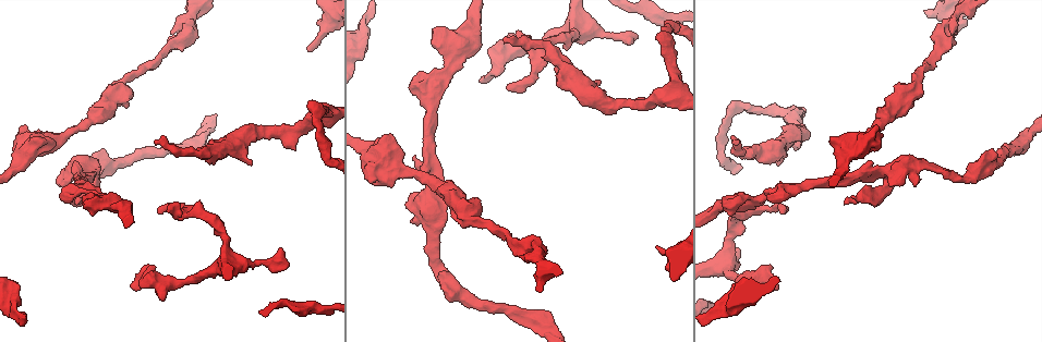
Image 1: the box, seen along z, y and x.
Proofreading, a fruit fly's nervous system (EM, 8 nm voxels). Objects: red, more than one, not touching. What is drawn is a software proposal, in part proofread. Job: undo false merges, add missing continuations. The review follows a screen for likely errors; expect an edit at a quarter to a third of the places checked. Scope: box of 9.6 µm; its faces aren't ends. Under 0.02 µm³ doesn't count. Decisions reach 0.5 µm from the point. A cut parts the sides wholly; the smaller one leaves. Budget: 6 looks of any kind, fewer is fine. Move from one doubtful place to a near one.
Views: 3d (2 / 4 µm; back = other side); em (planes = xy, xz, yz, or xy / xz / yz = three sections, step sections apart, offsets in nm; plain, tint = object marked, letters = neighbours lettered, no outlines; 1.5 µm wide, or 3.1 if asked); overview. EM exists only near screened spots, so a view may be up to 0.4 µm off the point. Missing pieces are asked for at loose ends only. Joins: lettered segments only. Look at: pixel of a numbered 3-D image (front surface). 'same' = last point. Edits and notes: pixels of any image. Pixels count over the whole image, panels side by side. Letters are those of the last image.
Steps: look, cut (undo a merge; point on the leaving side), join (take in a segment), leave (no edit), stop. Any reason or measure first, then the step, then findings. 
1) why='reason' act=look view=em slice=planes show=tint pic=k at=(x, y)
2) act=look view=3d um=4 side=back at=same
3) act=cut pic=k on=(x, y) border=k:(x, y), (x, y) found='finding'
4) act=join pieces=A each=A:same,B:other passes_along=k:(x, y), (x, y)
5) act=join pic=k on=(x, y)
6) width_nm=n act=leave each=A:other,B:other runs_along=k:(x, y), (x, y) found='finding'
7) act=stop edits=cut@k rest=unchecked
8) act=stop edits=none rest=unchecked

why='an open end' act=look view=3d um=4 pic=1 at=(310, 51)

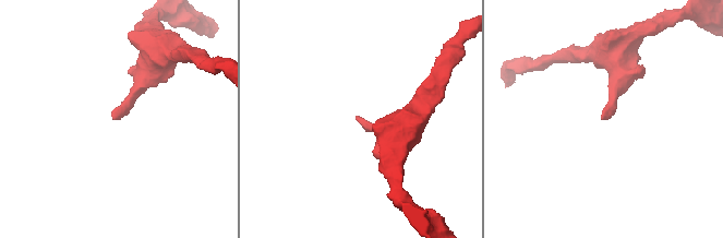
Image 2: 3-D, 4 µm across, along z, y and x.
act=look view=em slice=planes show=letters pic=2 at=(601, 117)

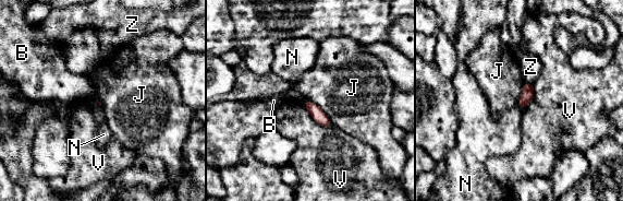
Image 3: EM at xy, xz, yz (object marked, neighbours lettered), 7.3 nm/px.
act=leave each=B:other,J:other,N:other,V:other,Z:other found='no lettered segment goes on from it'

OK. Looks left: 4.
why='stops while still wide' act=look view=3d um=4 pic=1 at=(777, 164)

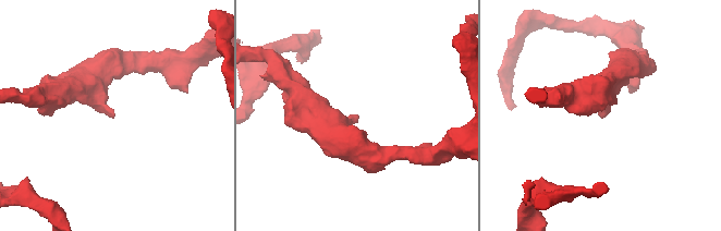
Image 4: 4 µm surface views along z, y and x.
act=look view=em slice=xy step=4 show=tint pic=4 at=(357, 115)

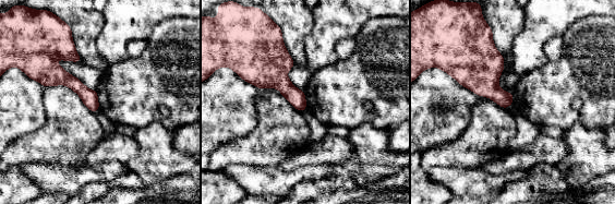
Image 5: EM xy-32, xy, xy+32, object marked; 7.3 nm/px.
why='cut it another way' act=look view=em slice=planes show=letters at=same

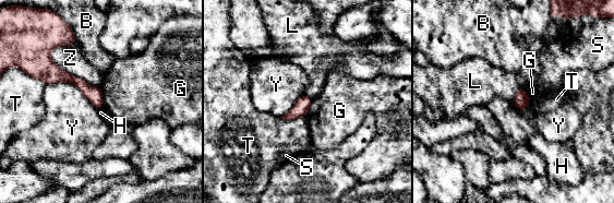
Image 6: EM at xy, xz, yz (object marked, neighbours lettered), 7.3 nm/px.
act=leave each=B:other,G:other,H:other,L:other,S:other,T:other,Y:other,Z:other runs_along=6:(43, 66), (75, 80), (100, 103) found='none of them fits'

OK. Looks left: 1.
act=stop edits=none rest=unchecked

